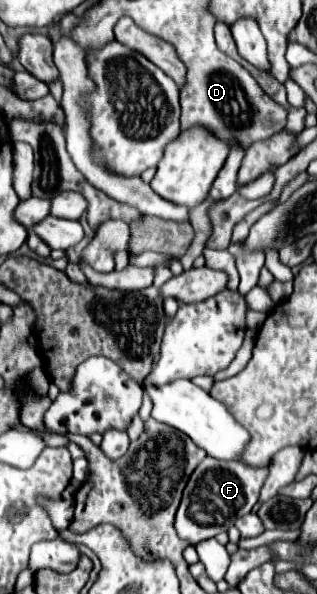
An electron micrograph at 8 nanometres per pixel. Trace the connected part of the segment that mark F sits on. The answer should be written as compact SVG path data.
M206 457L192 473L182 503L176 513L176 531L180 537L190 541L192 545L216 537L226 531L226 527L240 515L252 511L258 501L258 493L268 477L268 469L264 467L246 467L238 461L216 461L214 457Z

